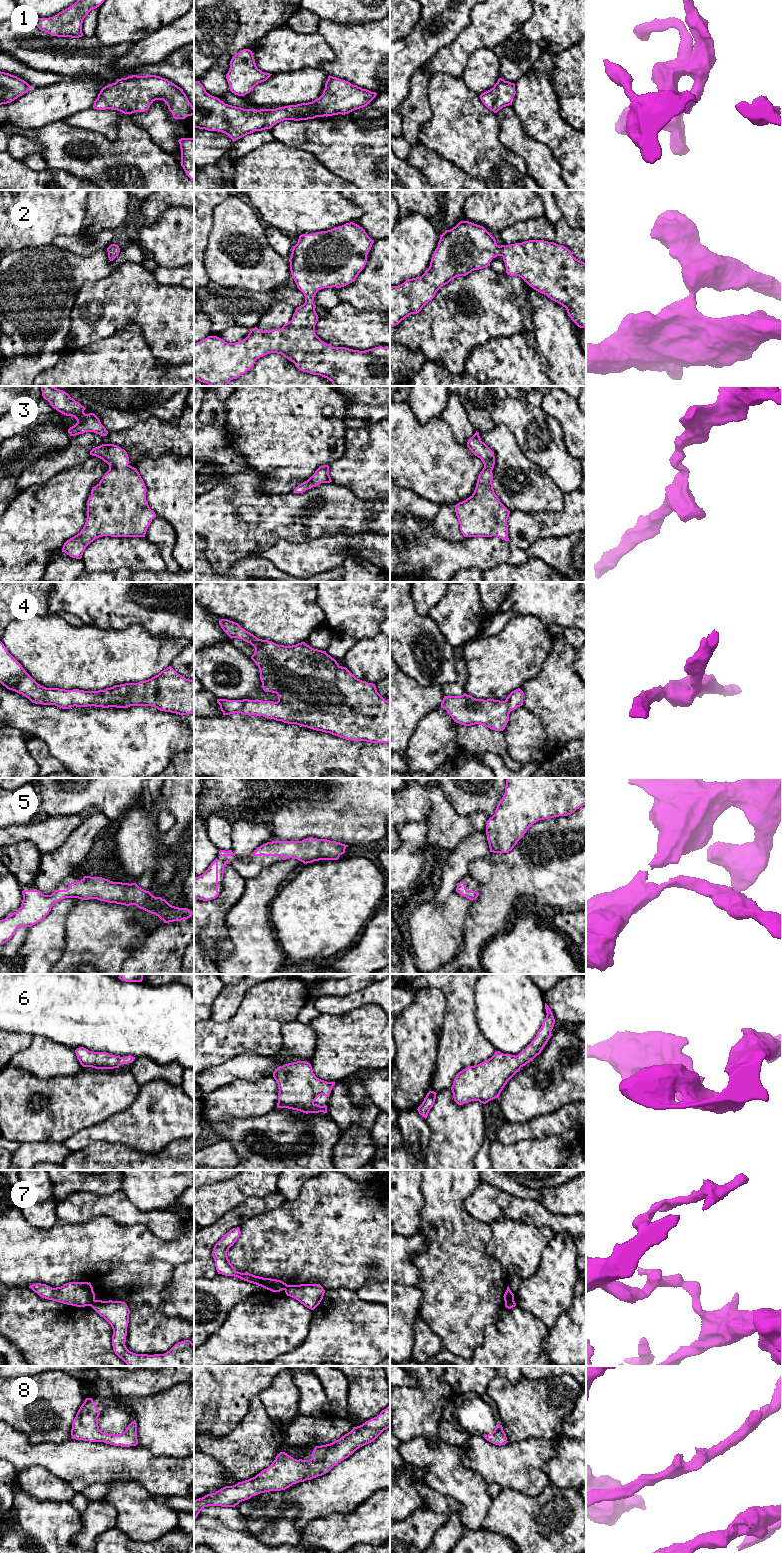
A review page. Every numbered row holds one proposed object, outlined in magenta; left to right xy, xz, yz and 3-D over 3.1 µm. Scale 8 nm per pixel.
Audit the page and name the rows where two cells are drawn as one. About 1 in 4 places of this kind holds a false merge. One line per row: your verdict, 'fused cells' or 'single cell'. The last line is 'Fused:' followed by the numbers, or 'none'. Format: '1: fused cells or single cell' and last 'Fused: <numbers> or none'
1: single cell
2: single cell
3: single cell
4: single cell
5: single cell
6: single cell
7: fused cells
8: single cell
Fused: 7

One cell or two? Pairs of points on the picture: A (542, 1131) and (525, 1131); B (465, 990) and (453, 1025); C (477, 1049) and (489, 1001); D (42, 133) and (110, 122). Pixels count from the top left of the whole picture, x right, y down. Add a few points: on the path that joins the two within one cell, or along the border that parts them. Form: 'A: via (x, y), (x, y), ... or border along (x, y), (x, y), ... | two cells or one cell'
A: via (538, 1131), (529, 1131) | one cell
B: via (460, 999), (460, 1016) | one cell
C: border along (475, 1011), (475, 1020), (480, 1033), (496, 1050) | two cells
D: border along (64, 120), (71, 125), (93, 130), (101, 134) | two cells

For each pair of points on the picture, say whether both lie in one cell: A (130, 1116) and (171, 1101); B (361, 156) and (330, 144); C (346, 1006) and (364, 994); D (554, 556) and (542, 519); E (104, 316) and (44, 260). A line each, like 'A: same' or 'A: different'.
A: same
B: same
C: same
D: different
E: different

